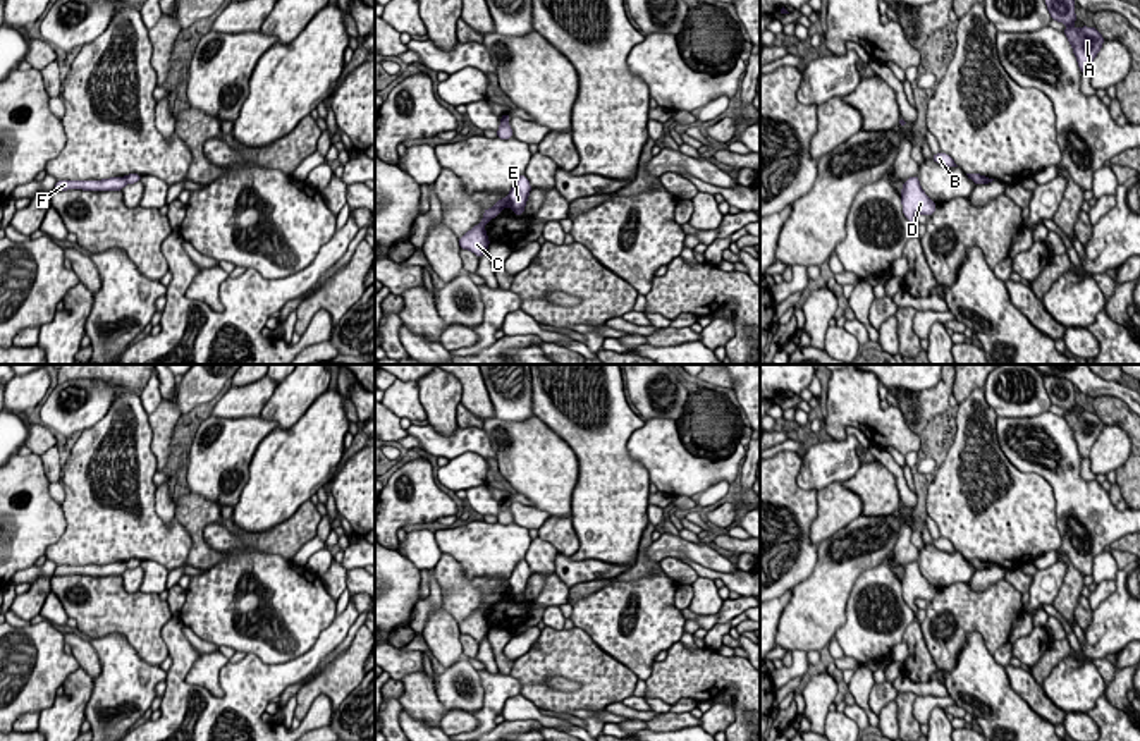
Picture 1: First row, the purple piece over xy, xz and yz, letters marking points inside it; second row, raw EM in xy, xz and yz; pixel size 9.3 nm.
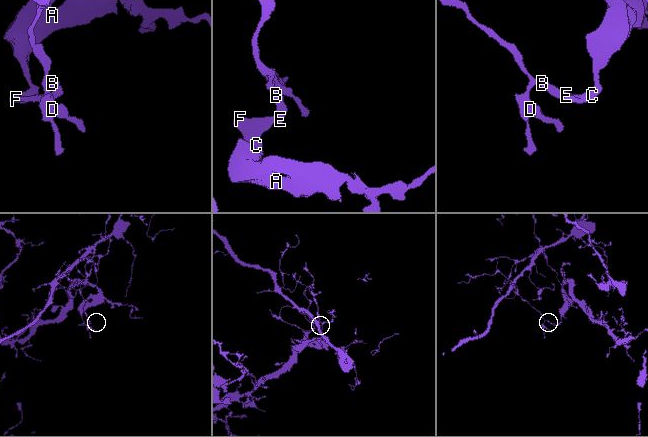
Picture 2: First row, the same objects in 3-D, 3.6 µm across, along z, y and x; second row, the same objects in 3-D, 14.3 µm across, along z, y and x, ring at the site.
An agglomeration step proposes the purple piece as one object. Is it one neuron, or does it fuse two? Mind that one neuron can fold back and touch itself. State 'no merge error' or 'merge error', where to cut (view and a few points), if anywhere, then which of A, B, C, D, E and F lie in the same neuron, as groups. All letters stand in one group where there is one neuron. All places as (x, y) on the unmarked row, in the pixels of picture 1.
merge error; cut xz (508, 581), (511, 590); groups A C F / B D E

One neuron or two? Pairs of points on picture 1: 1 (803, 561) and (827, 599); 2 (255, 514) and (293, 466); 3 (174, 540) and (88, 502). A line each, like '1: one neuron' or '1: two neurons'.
1: two neurons
2: one neuron
3: one neuron

